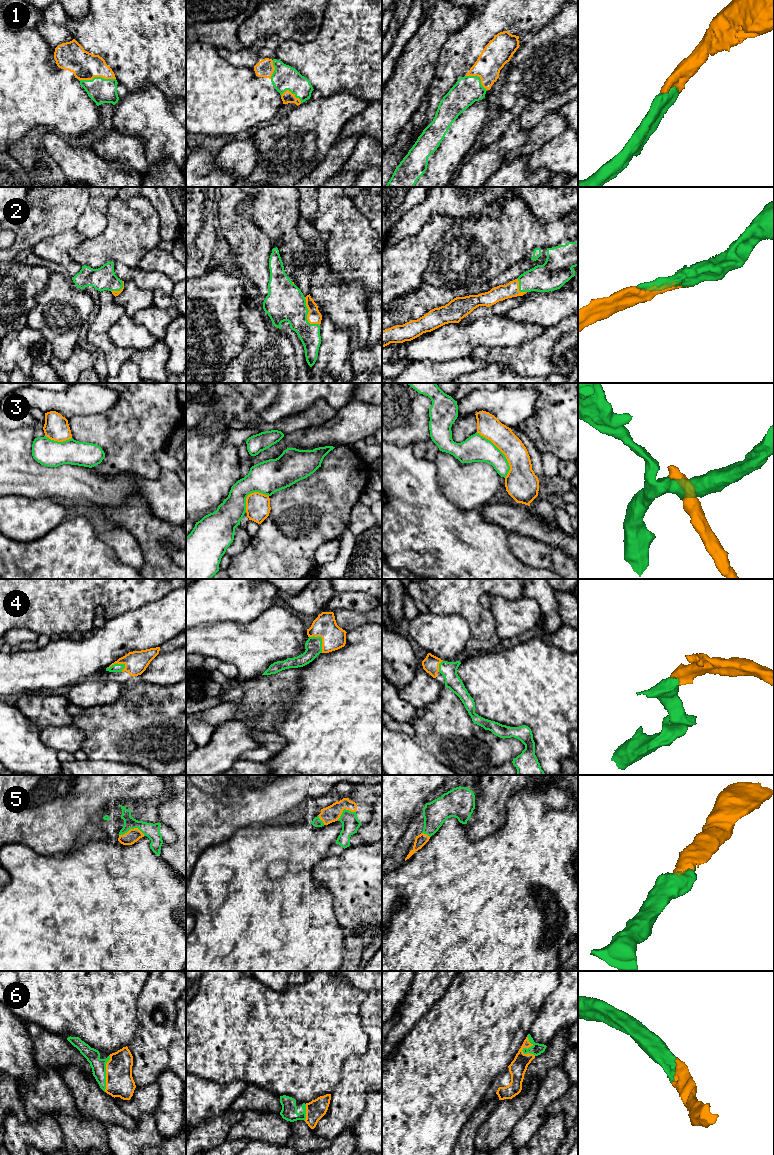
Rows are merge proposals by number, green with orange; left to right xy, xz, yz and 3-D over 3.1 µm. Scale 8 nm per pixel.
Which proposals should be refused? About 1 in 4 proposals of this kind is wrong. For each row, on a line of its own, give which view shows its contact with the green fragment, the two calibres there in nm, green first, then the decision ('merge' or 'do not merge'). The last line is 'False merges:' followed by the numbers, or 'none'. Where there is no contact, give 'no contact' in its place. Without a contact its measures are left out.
1: meets green in xy; 200 nm thick on the green side, 220 nm on the other; merge
2: meets green in xz; 300 nm thick on the green side, 110 nm on the other; merge
3: meets green in yz; 220 nm thick on the green side, 200 nm on the other; do not merge
4: meets green in xz; 140 nm thick on the green side, 190 nm on the other; merge
5: meets green in xy; 120 nm thick on the green side, 110 nm on the other; merge
6: meets green in xy; 120 nm thick on the green side, 220 nm on the other; merge
False merges: 3

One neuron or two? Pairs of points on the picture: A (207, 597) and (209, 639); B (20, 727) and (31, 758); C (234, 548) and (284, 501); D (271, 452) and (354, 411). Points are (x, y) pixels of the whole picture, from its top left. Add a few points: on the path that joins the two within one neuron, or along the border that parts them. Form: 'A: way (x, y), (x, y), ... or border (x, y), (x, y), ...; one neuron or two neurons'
A: border (231, 621), (220, 621), (196, 627); two neurons
B: way (20, 735), (20, 747), (23, 750); one neuron
C: border (252, 537), (249, 544), (241, 552), (235, 554); two neurons
D: way (292, 440), (309, 439), (333, 432); one neuron

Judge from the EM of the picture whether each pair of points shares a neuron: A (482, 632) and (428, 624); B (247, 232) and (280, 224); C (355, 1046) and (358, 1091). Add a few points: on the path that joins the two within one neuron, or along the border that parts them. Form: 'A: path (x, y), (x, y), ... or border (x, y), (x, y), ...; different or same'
A: border (455, 613), (465, 619), (471, 630), (465, 648); different
B: border (243, 213), (269, 238), (272, 248); different
C: border (367, 1034), (367, 1049), (349, 1056), (341, 1073); different

